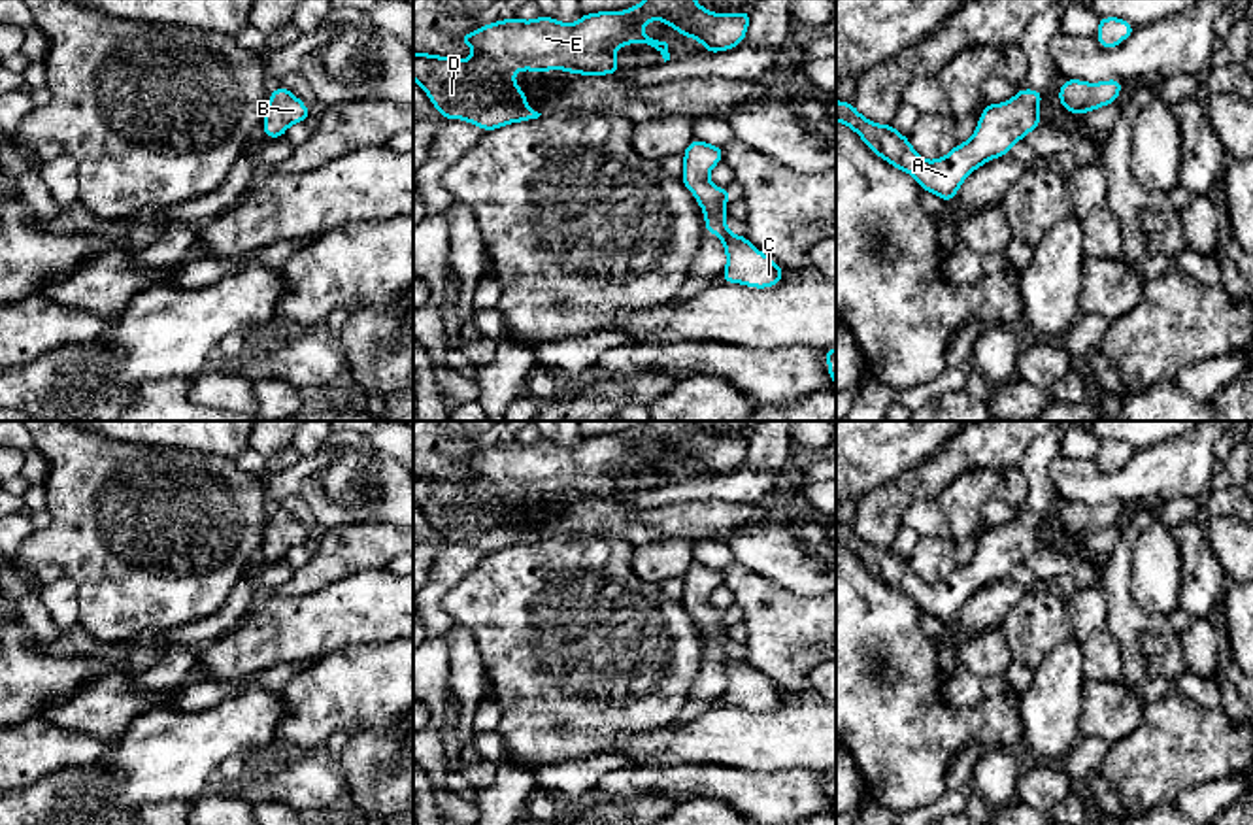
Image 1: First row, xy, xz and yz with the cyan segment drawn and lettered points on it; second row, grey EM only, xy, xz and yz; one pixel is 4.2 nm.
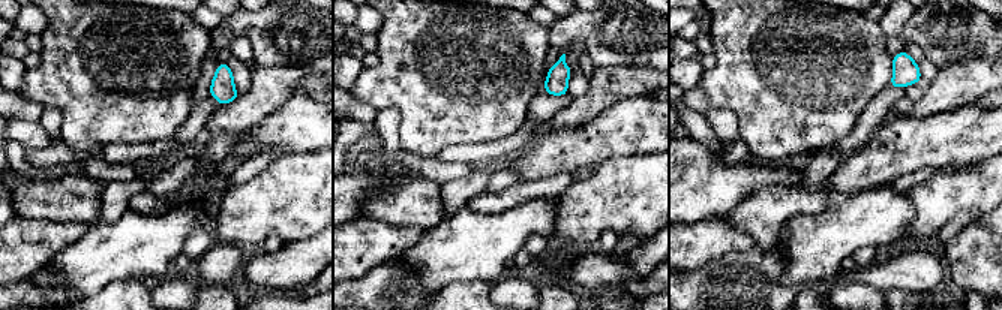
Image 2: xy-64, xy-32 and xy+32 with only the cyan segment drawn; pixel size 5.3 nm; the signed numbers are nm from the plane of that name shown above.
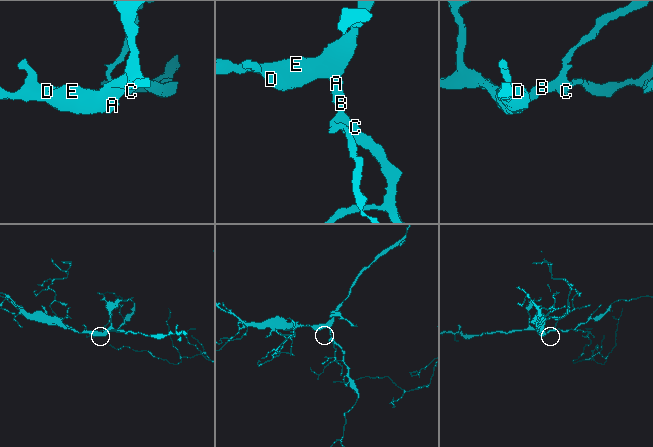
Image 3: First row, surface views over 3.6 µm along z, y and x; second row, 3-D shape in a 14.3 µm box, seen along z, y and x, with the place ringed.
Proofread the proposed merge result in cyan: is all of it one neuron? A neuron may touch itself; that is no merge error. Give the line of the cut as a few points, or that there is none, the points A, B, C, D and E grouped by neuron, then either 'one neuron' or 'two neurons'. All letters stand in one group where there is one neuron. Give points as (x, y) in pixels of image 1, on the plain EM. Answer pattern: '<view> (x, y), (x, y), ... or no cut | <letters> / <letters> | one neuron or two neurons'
no cut | A B C D E | one neuron

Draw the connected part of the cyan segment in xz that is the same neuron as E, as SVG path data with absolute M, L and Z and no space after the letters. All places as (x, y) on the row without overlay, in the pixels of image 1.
M645 421L642 427L625 434L585 436L577 446L560 446L545 438L532 444L511 440L459 459L464 468L474 472L472 481L413 476L413 502L443 542L462 542L489 555L510 546L532 544L542 538L526 527L526 517L513 504L515 495L564 493L581 498L619 497L615 474L630 466L645 466L657 472L664 485L670 483L668 466L642 455L647 446L657 442L681 459L698 463L708 476L719 476L745 463L751 436L713 436L702 430L694 421Z

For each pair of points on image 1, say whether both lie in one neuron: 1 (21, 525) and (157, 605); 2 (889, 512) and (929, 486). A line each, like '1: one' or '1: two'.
1: two
2: one

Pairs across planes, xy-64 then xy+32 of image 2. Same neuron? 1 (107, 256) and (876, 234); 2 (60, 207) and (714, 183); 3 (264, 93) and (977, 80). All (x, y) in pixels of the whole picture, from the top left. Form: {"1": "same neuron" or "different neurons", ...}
{"1": "same neuron", "2": "different neurons", "3": "same neuron"}

